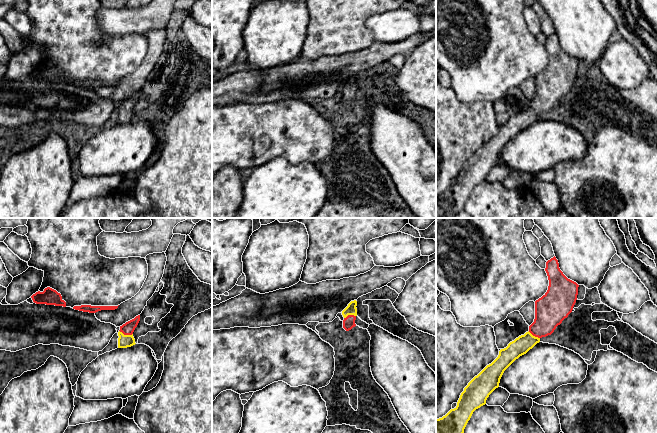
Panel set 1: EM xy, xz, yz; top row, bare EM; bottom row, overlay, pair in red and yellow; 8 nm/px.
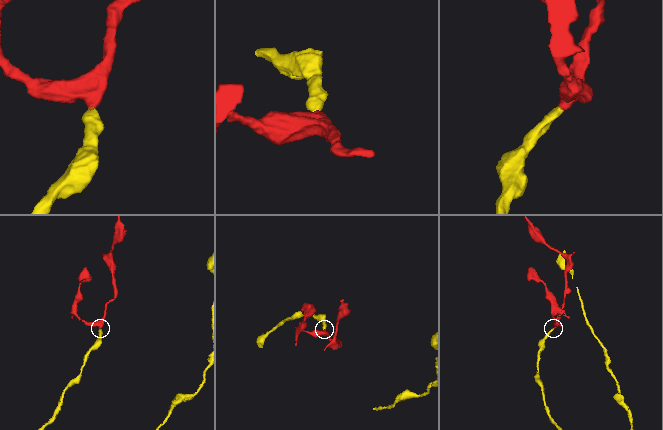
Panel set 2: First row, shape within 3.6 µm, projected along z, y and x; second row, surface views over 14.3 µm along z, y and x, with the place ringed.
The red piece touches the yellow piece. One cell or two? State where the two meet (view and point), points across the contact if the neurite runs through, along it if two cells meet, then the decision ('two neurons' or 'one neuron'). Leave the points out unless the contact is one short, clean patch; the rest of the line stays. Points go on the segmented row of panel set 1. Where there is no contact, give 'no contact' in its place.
contact xy (126, 334); way xy (128, 328), (126, 334), (124, 341); one neuron

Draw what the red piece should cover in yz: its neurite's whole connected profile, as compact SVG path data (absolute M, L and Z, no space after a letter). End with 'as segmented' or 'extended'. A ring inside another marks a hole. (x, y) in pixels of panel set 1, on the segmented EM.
M555 256L546 262L545 271L549 280L548 290L535 301L535 319L529 331L501 349L498 357L468 383L457 406L436 419L436 433L464 433L473 412L485 405L489 395L499 387L504 371L542 337L551 335L572 312L579 285L563 274Z | extended

